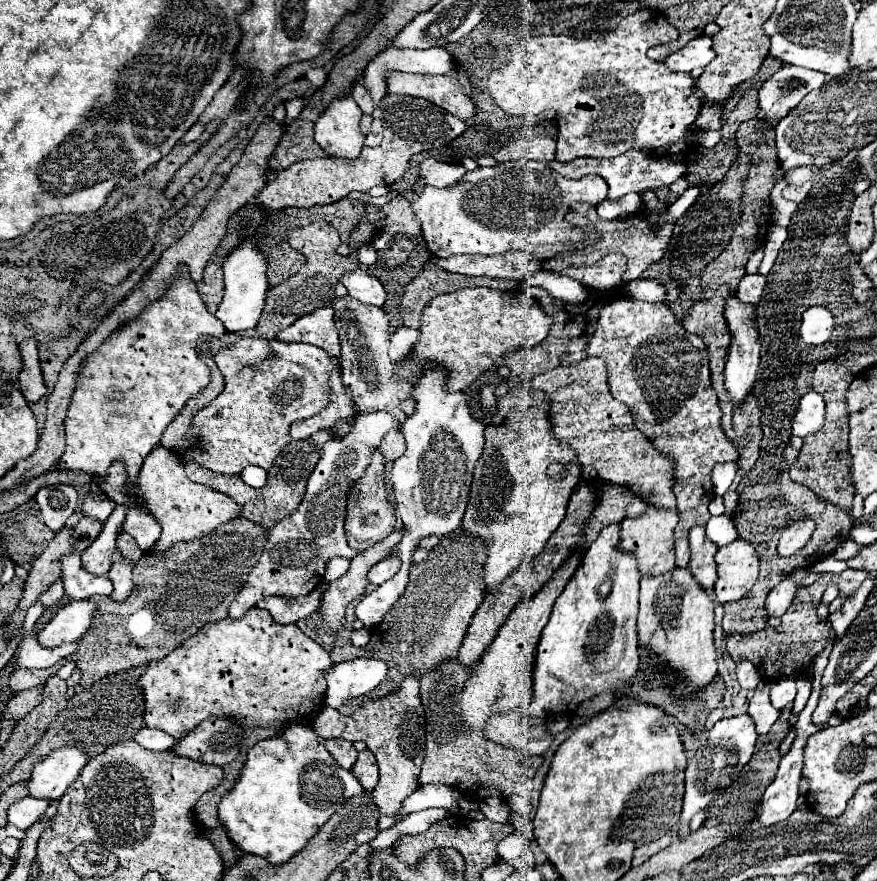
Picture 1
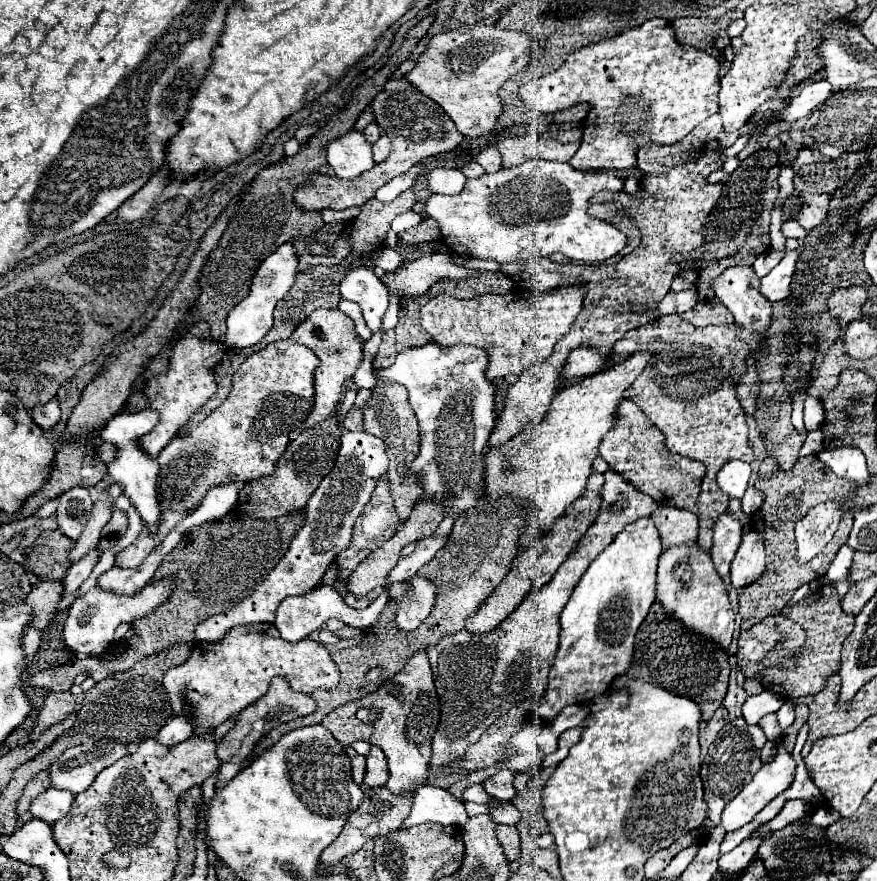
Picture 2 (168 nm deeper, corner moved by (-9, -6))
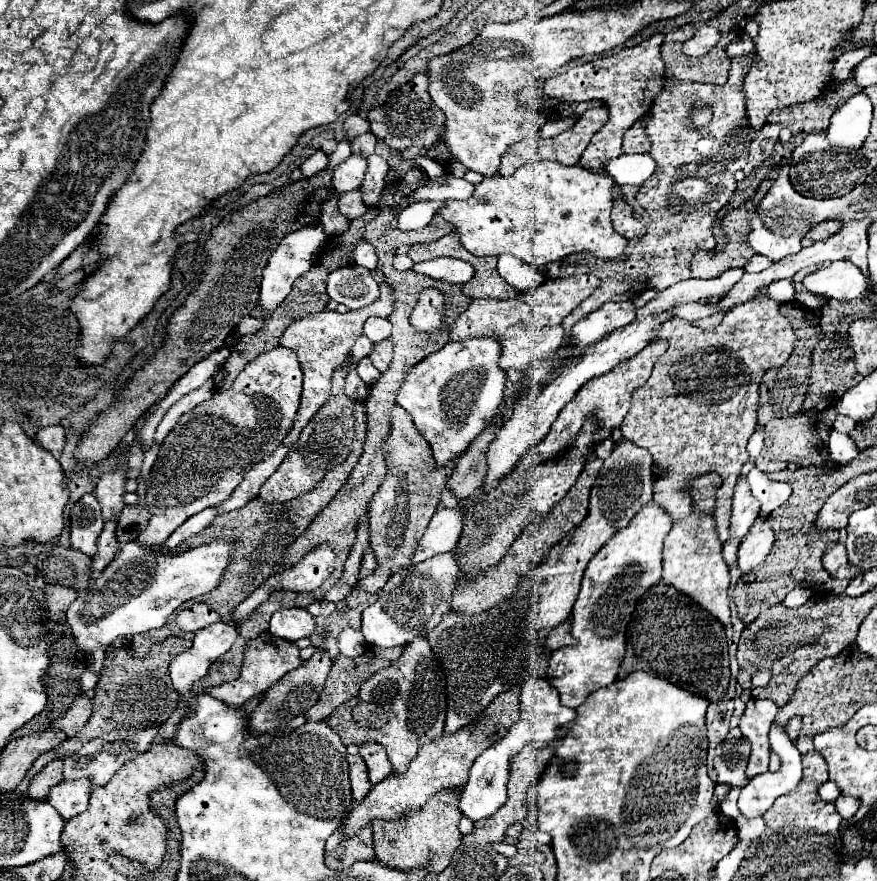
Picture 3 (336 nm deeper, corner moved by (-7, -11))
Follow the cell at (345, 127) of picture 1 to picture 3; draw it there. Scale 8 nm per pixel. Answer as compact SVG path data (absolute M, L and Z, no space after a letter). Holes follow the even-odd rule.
M359 154L349 156L343 164L339 164L333 172L333 186L339 194L345 194L349 190L357 190L363 182L367 170L367 160Z

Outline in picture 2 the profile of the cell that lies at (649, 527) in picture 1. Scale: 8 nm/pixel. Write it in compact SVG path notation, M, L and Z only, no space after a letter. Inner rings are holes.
M661 505L653 511L651 519L661 535L663 549L693 543L697 539L697 515L691 511Z

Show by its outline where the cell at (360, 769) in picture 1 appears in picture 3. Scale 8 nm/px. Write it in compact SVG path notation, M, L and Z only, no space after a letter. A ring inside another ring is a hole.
M365 742L361 746L359 754L363 756L363 760L365 760L367 768L369 768L369 780L371 780L371 784L381 782L383 778L389 776L389 772L393 772L393 766L391 766L391 762L387 758L387 752L385 752L385 748L381 744L377 744L377 742Z

